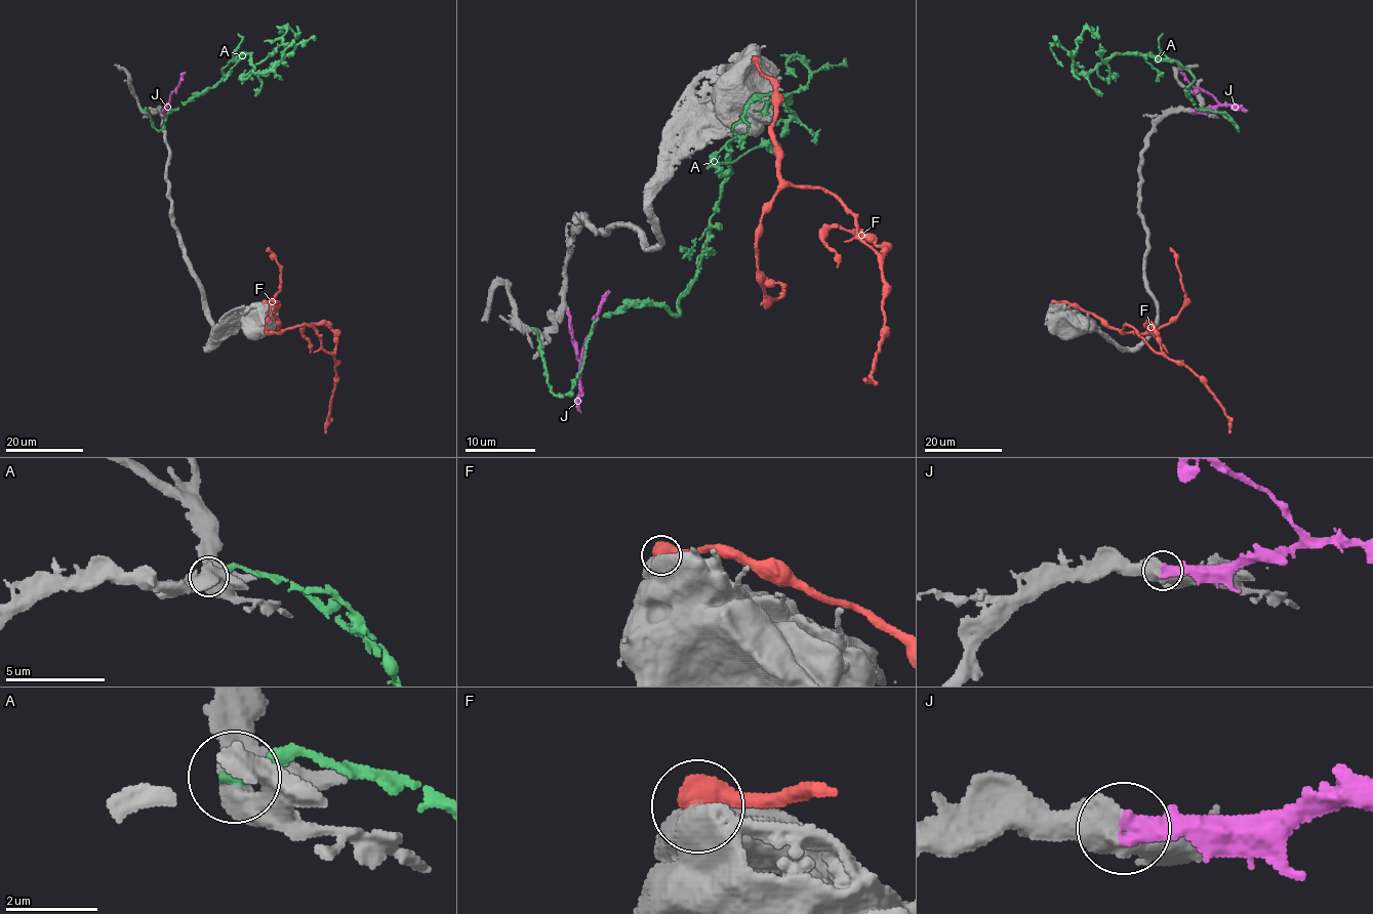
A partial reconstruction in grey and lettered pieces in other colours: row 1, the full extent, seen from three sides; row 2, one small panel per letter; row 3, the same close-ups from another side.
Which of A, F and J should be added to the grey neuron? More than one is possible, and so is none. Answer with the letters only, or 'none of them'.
J

